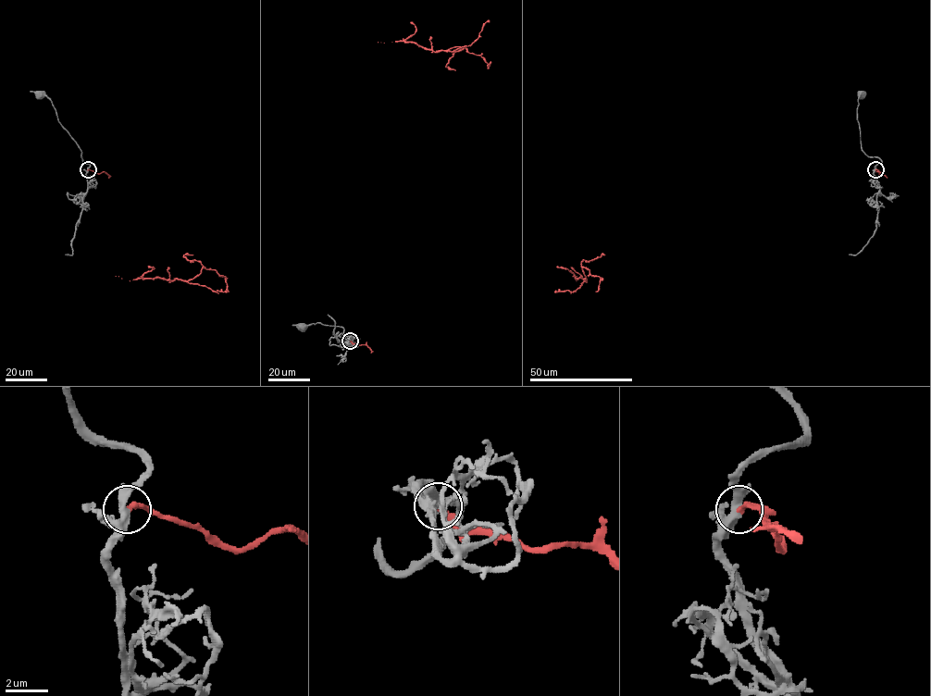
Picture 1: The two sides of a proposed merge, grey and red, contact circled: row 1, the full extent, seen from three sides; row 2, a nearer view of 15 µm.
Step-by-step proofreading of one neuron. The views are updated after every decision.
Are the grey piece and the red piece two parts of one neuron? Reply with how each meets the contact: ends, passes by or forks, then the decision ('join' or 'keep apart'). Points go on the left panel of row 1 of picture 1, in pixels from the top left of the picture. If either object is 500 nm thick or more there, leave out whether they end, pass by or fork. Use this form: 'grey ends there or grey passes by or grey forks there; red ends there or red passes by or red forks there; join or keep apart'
grey forks there; red ends there; join

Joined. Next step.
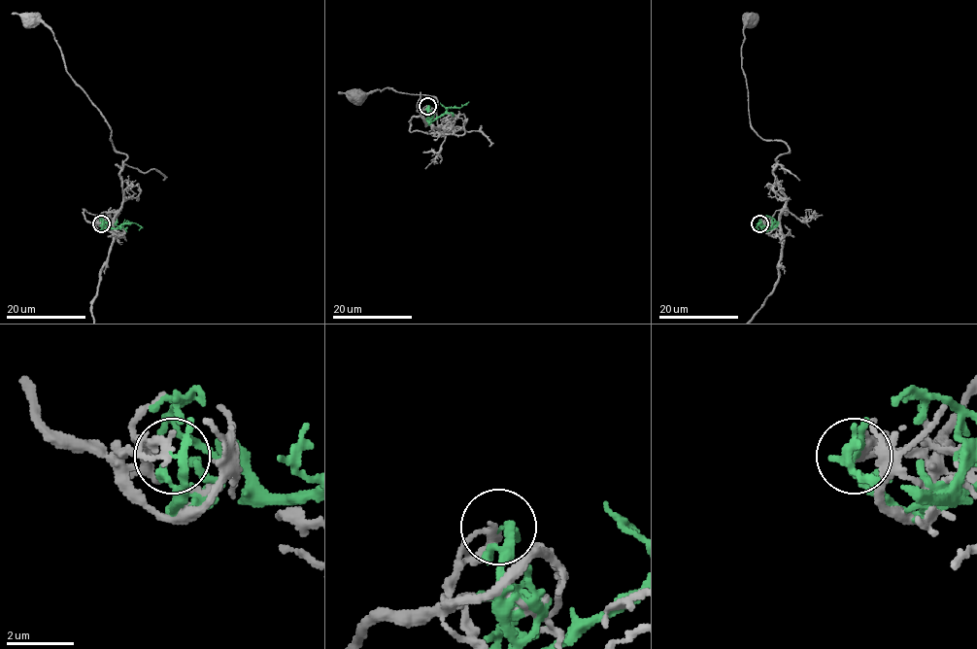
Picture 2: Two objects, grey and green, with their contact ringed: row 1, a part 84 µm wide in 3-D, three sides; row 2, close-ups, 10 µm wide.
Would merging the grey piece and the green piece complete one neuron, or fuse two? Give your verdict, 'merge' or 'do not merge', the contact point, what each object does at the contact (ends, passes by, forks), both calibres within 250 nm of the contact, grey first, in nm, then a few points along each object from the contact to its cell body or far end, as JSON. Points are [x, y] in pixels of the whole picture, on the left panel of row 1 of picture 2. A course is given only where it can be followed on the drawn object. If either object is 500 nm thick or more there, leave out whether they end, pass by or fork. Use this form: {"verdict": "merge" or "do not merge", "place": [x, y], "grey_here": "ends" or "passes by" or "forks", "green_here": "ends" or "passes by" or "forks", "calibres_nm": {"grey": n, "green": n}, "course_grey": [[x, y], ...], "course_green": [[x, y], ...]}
{"verdict": "do not merge", "place": [101, 223], "grey_here": "ends", "green_here": "passes by", "calibres_nm": {"grey": 240, "green": 190}, "course_grey": [[100, 223], [84, 209], [121, 207], [127, 157], [67, 70], [52, 32], [32, 19]], "course_green": [[102, 223], [102, 230], [107, 223], [114, 228], [122, 223], [135, 223], [141, 227], [139, 230]]}

